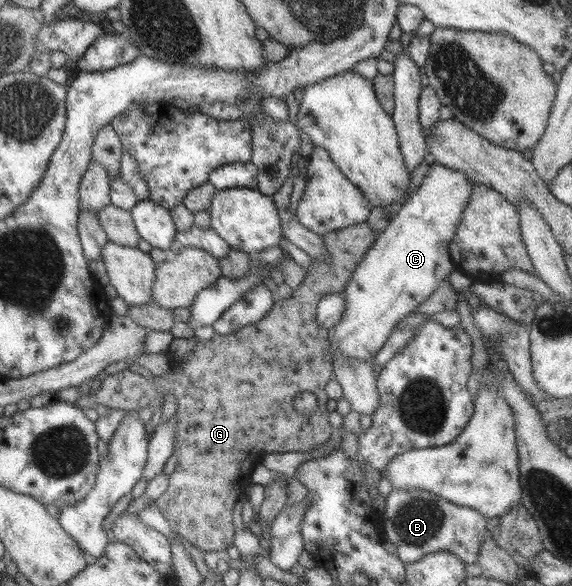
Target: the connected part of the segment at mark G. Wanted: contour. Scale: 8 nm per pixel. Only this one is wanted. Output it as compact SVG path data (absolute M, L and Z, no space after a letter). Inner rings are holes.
M360 222L337 231L328 231L322 238L329 258L311 263L303 281L293 289L290 298L278 299L264 318L230 335L214 334L208 341L196 339L188 359L182 364L172 360L166 375L153 376L156 377L154 384L149 384L137 373L123 369L114 374L102 375L101 385L96 392L89 391L84 395L78 387L55 392L56 400L73 404L76 408L94 409L96 404L102 404L107 408L126 411L150 408L152 412L157 406L162 406L164 395L172 394L177 404L177 429L172 450L176 468L169 475L167 490L154 501L154 505L168 521L170 529L201 552L218 552L233 545L233 516L241 502L243 488L250 482L250 470L260 463L262 453L310 452L314 448L318 449L334 431L327 421L328 398L324 390L326 383L333 378L333 366L328 331L320 328L315 321L317 304L321 296L343 290L356 265L371 248L376 234L366 222ZM298 392L311 392L317 398L317 409L312 415L301 415L292 406L292 398Z

